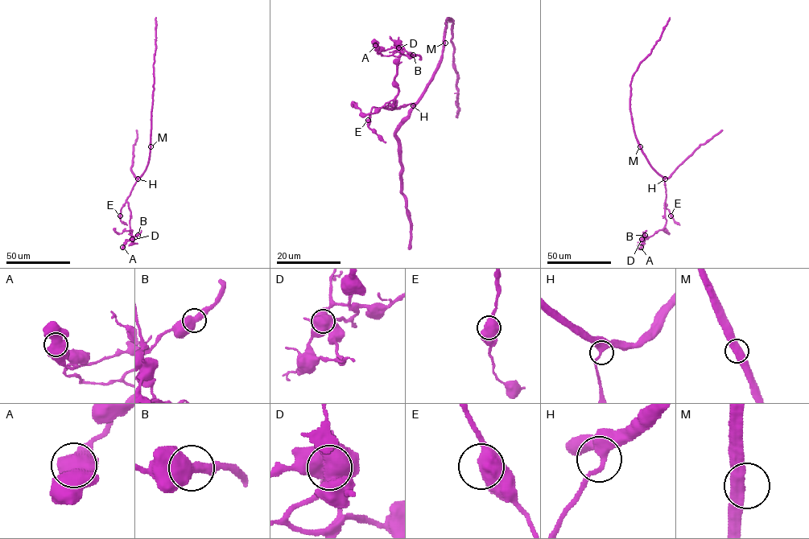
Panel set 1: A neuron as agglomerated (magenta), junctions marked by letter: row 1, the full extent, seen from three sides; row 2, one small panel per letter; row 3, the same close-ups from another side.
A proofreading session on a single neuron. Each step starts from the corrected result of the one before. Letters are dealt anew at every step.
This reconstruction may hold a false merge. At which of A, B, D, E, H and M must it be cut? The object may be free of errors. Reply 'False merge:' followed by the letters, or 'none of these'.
False merge: D

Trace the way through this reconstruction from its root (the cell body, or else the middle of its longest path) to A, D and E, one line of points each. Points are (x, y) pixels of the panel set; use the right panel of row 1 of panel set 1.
A: (640, 146), (649, 163), (664, 178), (666, 220), (665, 227), (645, 238), (641, 247)
D: (640, 146), (649, 163), (664, 178), (666, 191), (665, 227), (641, 239)
E: (640, 146), (649, 163), (664, 178), (665, 207), (670, 216)

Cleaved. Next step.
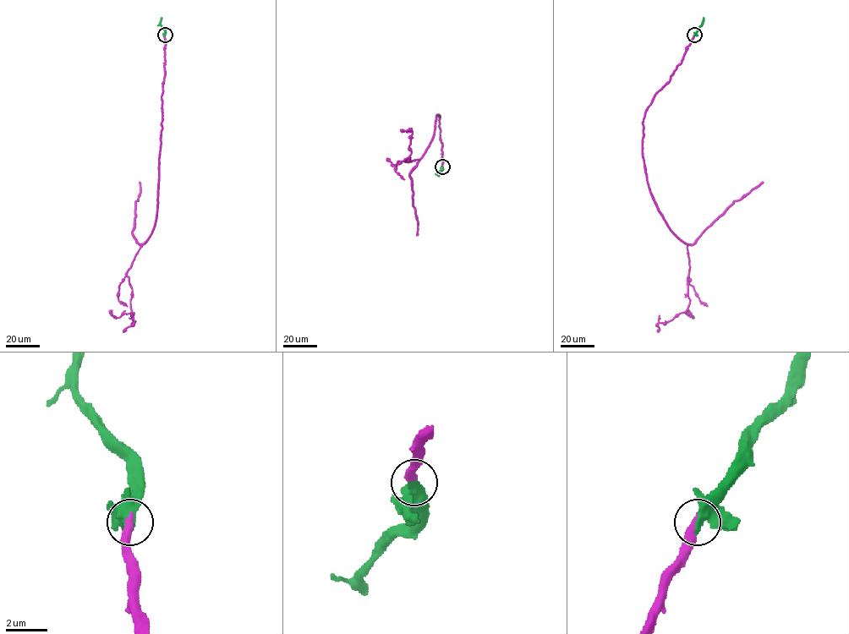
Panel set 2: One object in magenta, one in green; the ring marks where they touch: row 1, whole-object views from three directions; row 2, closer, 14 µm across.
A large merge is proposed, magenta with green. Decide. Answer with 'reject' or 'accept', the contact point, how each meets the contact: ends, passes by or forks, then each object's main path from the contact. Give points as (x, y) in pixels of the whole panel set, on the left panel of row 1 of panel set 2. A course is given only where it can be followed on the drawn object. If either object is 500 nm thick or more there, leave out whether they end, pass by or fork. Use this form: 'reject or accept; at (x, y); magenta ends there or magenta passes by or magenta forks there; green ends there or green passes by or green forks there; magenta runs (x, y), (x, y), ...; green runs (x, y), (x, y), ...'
accept; at (165, 35); magenta runs (165, 35), (156, 221), (126, 275), (132, 289), (131, 308), (134, 323), (123, 332); green runs (165, 35), (161, 18)

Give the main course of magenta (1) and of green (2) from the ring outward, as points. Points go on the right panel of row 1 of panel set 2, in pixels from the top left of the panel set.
1: (694, 35), (643, 122), (649, 191), (669, 228), (687, 245), (689, 262), (687, 308), (659, 323), (658, 332)
2: (694, 35), (703, 18)

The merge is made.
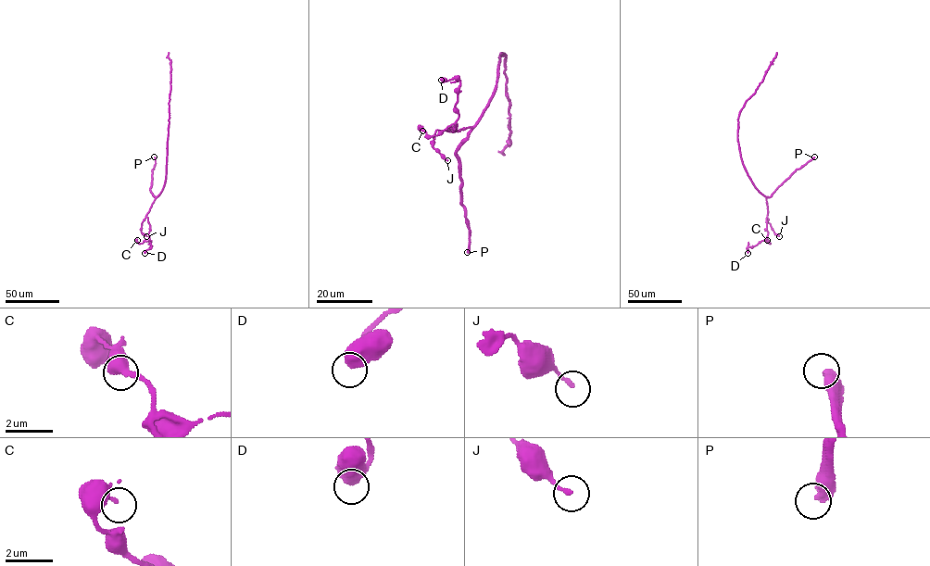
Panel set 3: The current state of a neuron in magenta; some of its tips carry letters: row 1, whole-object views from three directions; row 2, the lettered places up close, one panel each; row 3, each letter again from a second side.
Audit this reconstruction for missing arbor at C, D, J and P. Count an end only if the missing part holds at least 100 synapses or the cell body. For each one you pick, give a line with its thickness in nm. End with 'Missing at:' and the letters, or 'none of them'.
P: calibre 480 nm
Missing at: P

